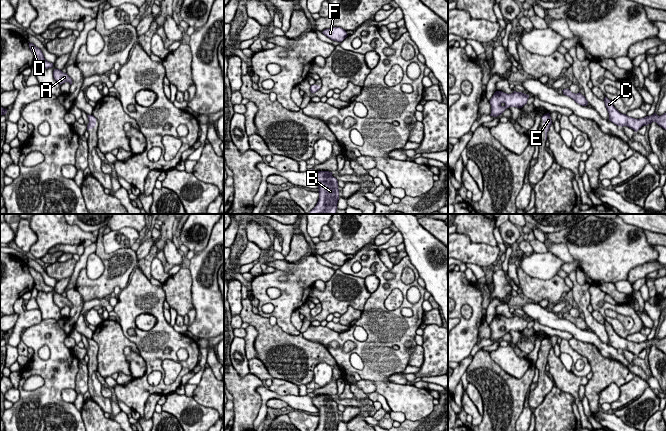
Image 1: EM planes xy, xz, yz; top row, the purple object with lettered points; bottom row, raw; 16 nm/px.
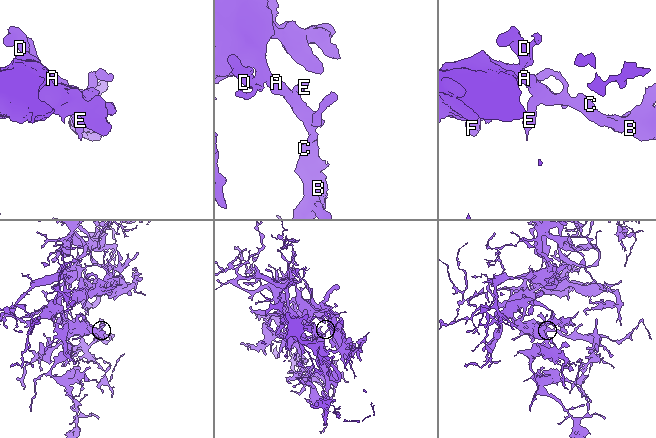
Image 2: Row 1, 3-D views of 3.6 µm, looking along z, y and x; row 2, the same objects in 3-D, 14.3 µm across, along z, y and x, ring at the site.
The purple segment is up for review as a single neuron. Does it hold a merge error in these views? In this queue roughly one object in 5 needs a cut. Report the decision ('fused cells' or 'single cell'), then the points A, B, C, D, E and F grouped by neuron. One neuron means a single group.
single cell; A B C D E F

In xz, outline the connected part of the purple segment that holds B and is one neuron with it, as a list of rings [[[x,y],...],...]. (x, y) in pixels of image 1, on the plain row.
[[[310,394],[313,404],[318,408],[319,423],[315,431],[337,431],[339,424],[338,405],[329,395]]]

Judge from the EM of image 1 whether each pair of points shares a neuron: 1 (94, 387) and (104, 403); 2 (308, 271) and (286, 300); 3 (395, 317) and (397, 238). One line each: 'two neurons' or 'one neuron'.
1: one neuron
2: one neuron
3: two neurons

